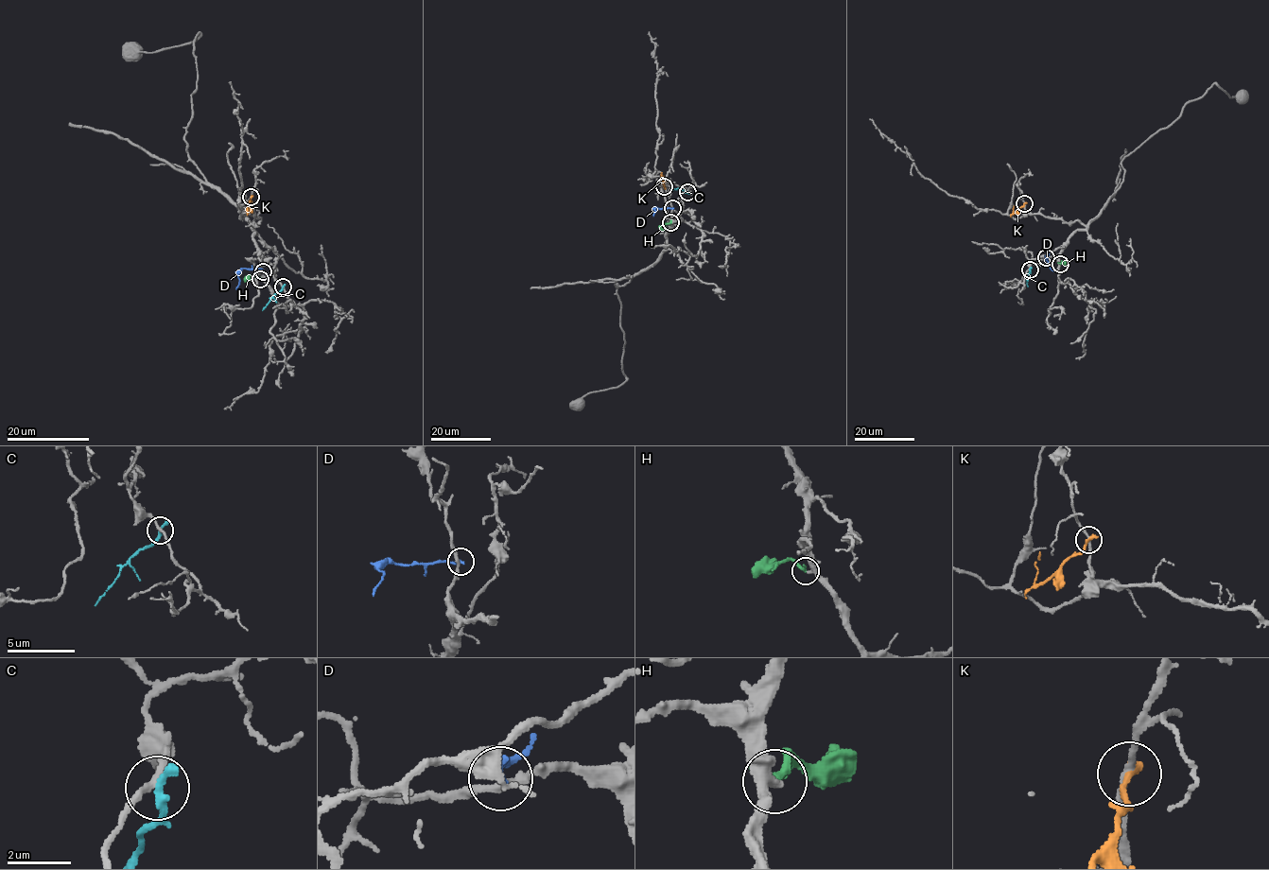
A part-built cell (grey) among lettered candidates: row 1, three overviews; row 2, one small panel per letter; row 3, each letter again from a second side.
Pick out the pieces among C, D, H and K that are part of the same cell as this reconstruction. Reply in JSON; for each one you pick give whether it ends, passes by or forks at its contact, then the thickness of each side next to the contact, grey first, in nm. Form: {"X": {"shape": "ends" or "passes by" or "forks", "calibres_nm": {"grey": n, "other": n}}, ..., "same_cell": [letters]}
{"H": {"shape": "ends", "calibres_nm": {"grey": 300, "other": 280}}, "same_cell": ["H"]}

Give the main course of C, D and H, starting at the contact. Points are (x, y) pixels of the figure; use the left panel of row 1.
C: (283, 287), (262, 310)
D: (263, 270), (242, 269), (236, 289)
H: (260, 279), (252, 276), (244, 280)

